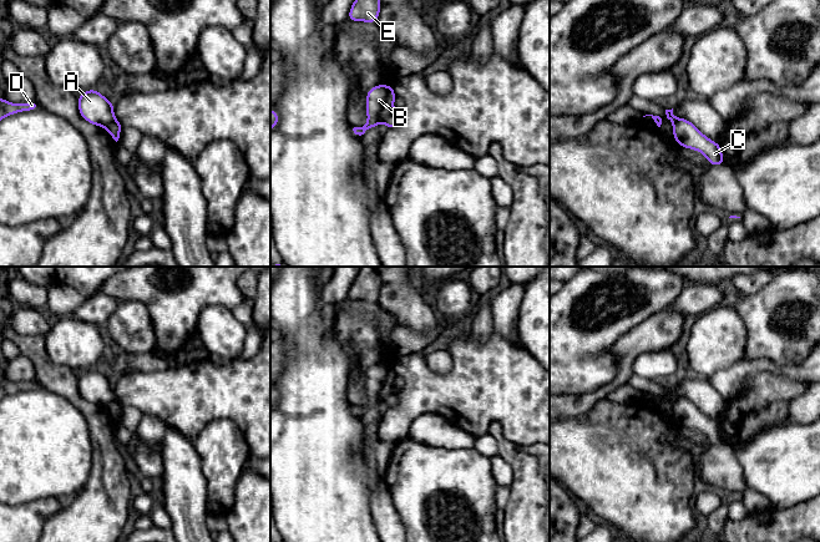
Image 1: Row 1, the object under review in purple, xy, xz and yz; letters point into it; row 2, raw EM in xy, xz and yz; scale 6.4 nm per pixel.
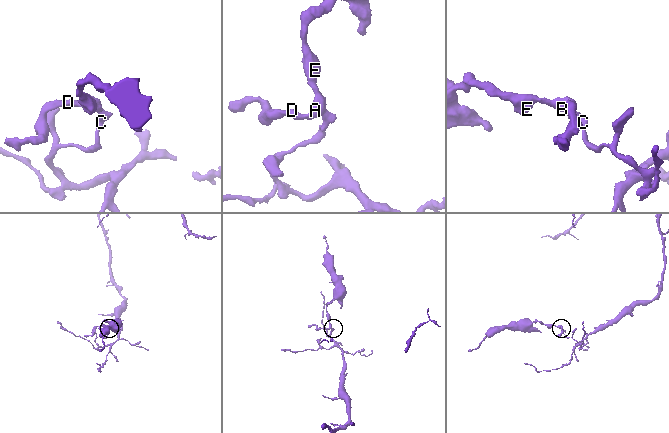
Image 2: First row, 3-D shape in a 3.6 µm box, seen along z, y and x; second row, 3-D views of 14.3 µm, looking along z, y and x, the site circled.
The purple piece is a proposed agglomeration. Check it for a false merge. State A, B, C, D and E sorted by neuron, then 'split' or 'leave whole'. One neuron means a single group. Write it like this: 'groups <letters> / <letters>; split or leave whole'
groups A B D E / C; split

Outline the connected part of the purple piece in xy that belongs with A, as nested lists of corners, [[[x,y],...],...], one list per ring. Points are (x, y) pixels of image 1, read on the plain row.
[[[96,368],[79,373],[79,391],[87,401],[103,407],[116,400],[113,381],[108,380]]]

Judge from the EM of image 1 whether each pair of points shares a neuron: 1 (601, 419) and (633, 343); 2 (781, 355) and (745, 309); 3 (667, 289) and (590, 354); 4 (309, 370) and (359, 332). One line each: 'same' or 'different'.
1: different
2: same
3: same
4: different

